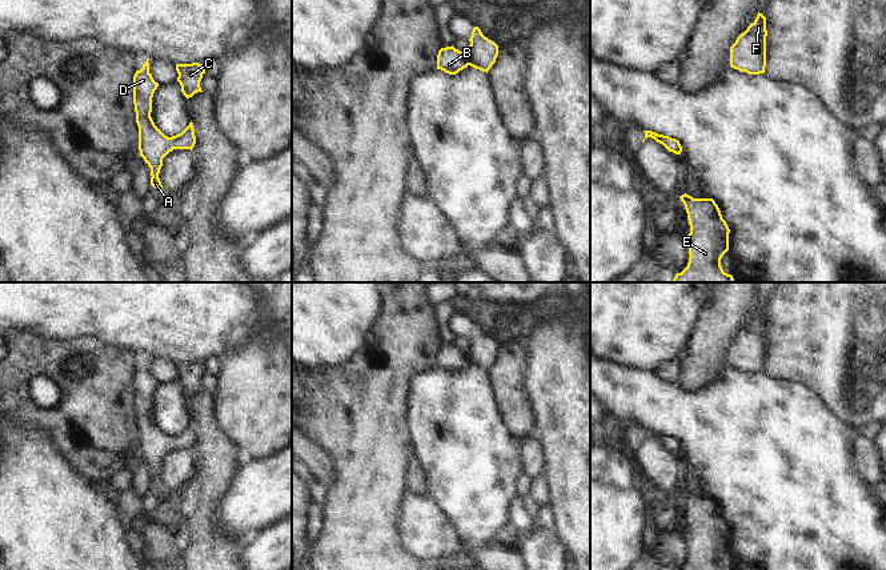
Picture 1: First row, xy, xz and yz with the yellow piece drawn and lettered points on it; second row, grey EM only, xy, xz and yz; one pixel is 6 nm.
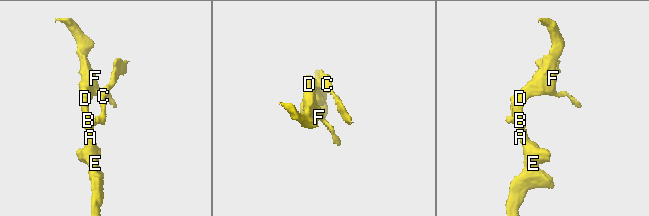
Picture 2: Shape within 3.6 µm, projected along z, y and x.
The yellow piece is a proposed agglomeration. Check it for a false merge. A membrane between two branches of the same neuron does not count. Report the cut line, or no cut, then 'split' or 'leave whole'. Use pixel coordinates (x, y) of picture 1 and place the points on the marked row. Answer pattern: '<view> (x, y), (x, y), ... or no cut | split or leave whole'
no cut | leave whole

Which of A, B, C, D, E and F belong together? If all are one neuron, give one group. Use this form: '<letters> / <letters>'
A B C D E F

